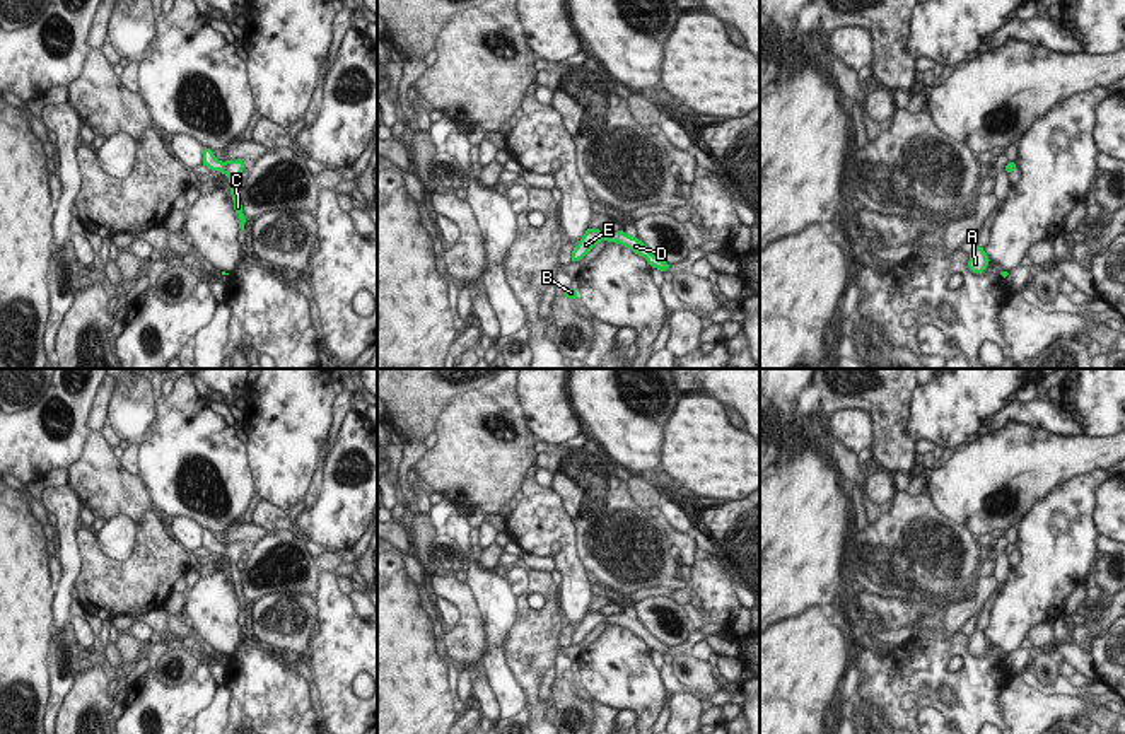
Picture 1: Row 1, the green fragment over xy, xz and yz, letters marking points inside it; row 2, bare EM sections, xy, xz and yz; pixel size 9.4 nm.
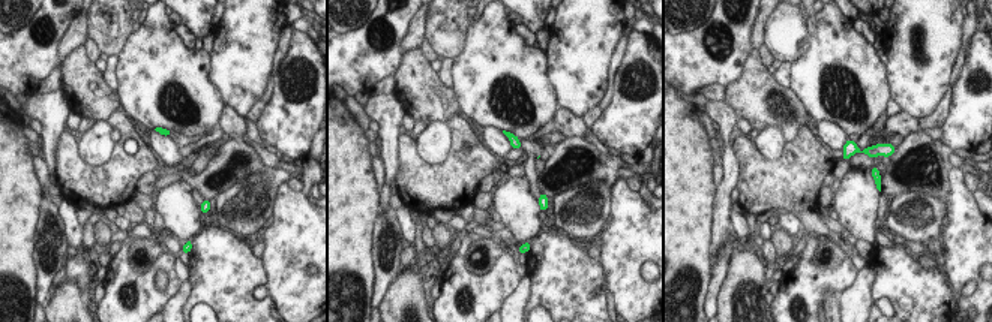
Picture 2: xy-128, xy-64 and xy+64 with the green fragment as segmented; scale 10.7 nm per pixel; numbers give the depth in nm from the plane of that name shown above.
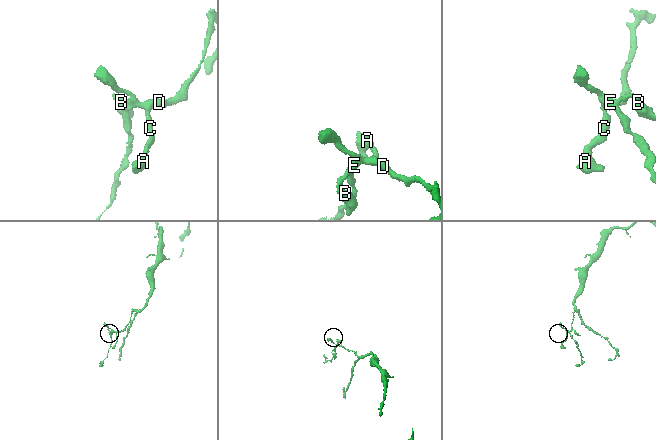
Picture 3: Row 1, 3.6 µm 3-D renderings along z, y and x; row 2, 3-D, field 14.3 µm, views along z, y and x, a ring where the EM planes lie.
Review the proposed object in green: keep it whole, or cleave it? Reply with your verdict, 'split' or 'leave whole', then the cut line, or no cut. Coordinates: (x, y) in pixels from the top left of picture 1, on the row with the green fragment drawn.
leave whole; no cut

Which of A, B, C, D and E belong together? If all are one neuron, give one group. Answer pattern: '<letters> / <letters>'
A B C D E

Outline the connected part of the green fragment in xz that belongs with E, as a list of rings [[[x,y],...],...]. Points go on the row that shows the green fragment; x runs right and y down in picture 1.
[[[594,227],[587,229],[580,242],[574,248],[570,263],[577,263],[579,259],[582,259],[603,239],[606,242],[616,242],[627,246],[635,254],[645,258],[650,268],[659,268],[662,273],[669,270],[669,263],[654,256],[642,241],[627,236],[625,230],[603,234],[599,229]]]

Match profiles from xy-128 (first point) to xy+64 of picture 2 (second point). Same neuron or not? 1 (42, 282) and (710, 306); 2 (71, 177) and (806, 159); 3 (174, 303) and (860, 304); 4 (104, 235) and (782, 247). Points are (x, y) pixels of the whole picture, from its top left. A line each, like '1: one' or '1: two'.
1: one
2: one
3: one
4: one

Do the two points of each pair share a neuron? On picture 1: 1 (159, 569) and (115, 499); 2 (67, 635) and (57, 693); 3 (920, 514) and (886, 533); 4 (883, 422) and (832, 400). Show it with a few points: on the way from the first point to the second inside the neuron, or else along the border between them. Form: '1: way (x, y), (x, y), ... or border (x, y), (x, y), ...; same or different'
1: border (151, 509), (137, 526); different
2: way (64, 649), (60, 680); same
3: way (912, 523), (903, 531), (895, 533); same
4: way (874, 408), (868, 401), (845, 401); same

